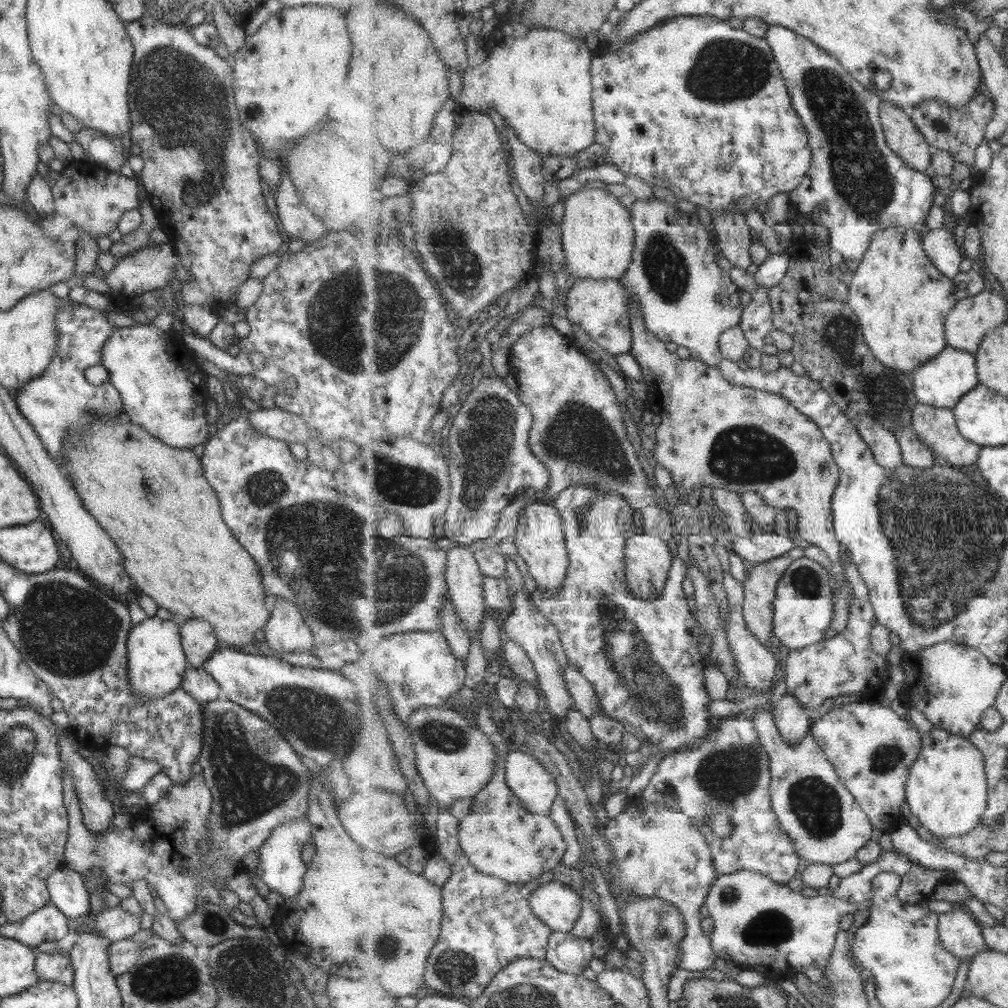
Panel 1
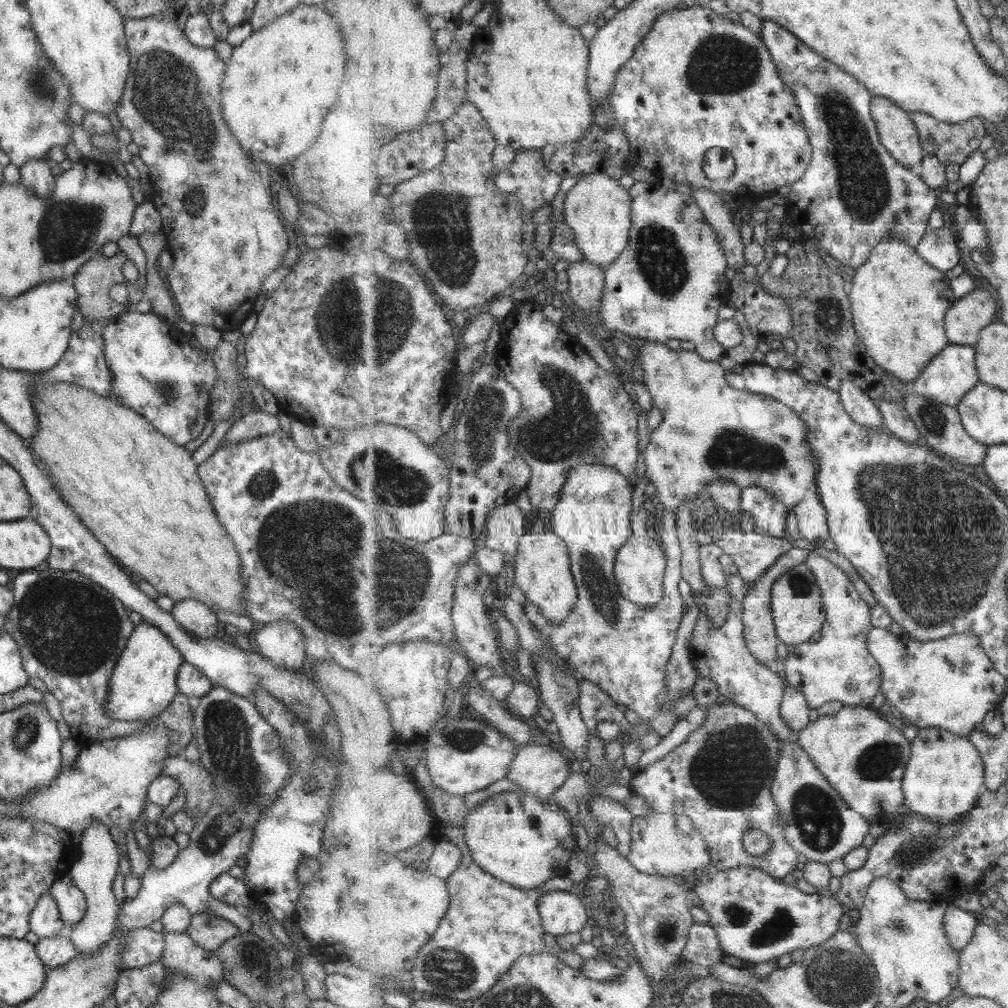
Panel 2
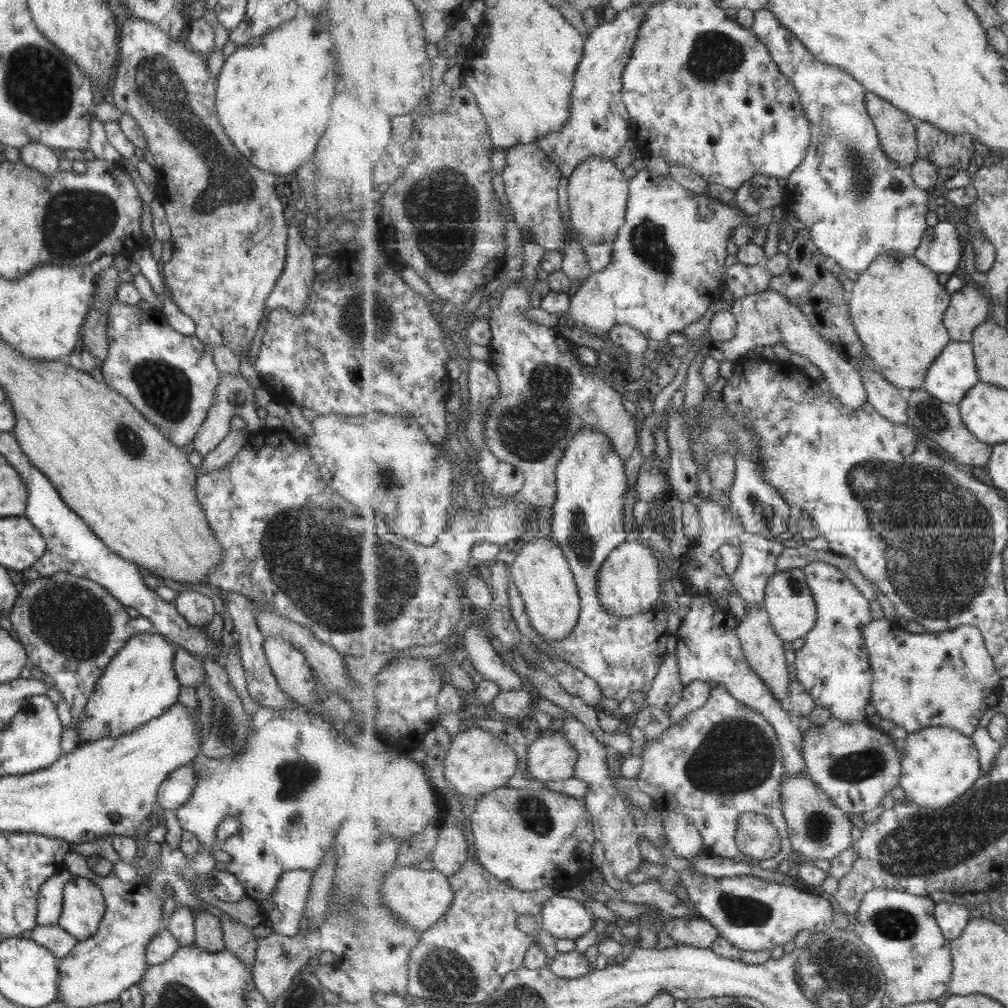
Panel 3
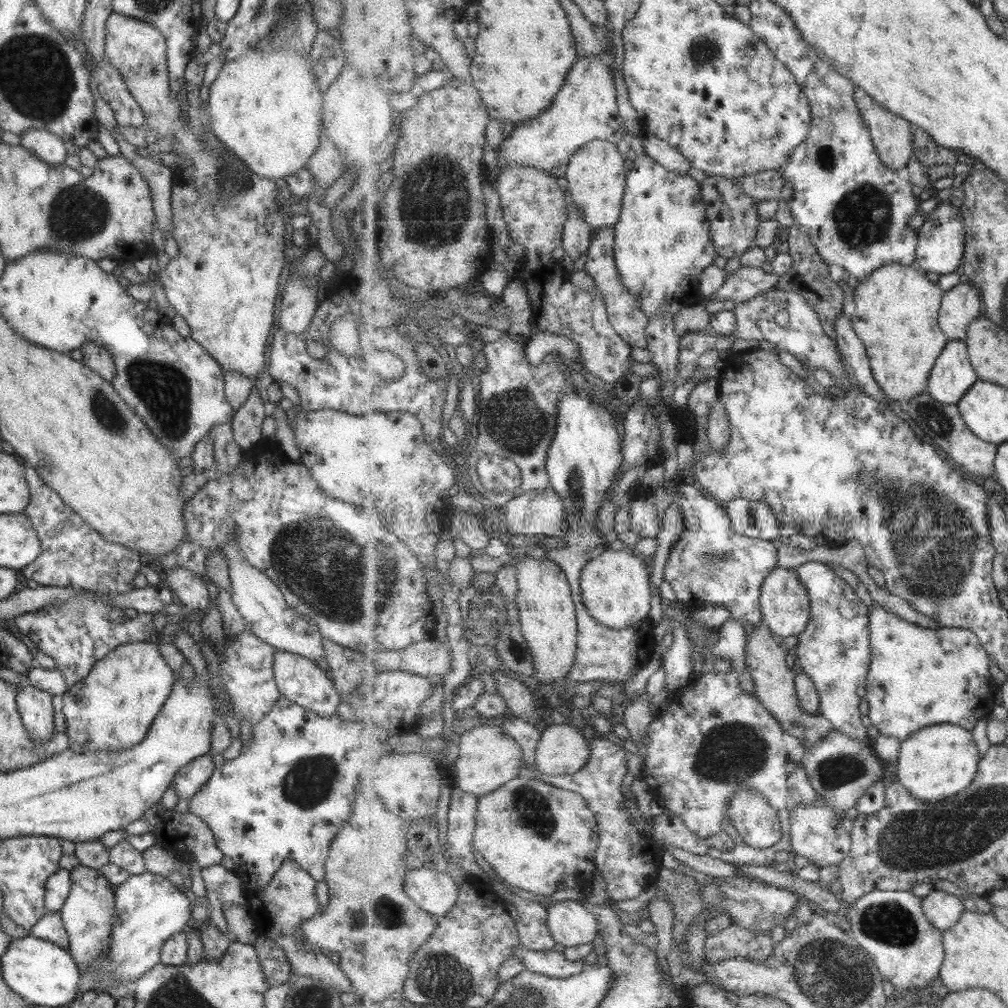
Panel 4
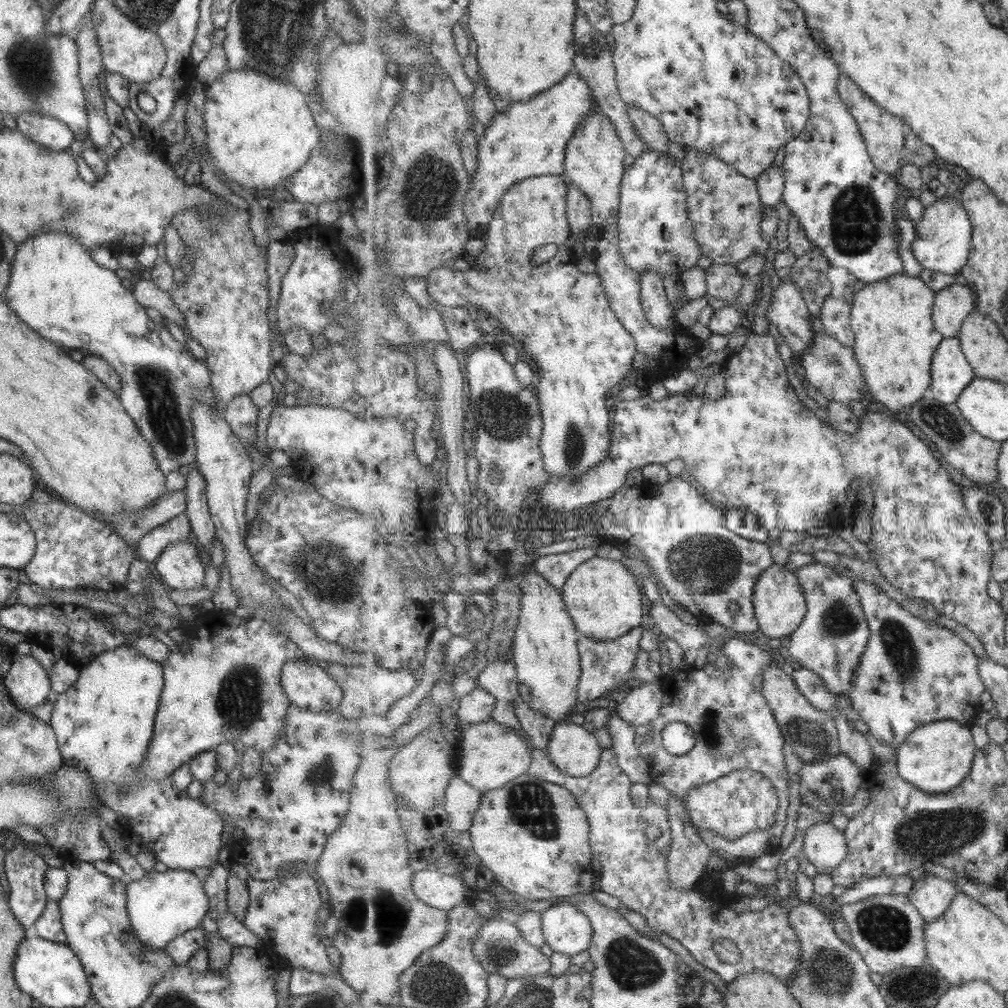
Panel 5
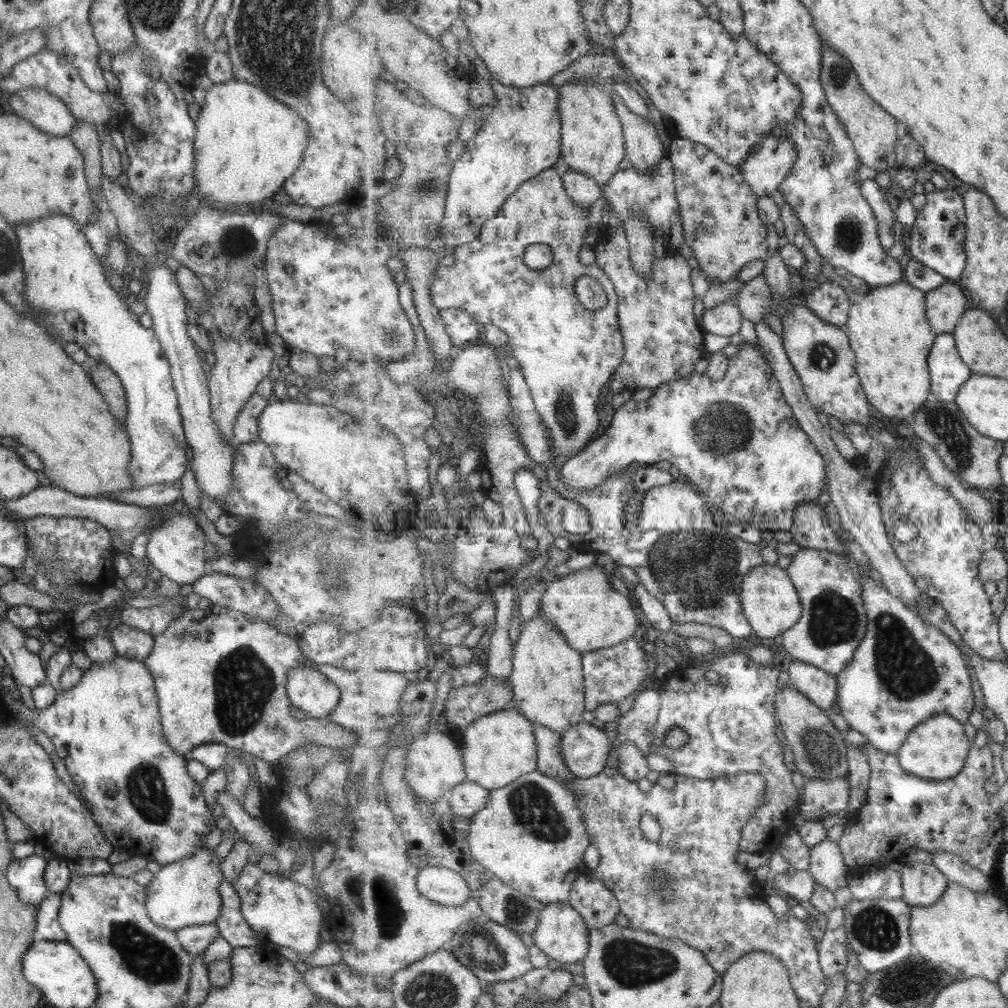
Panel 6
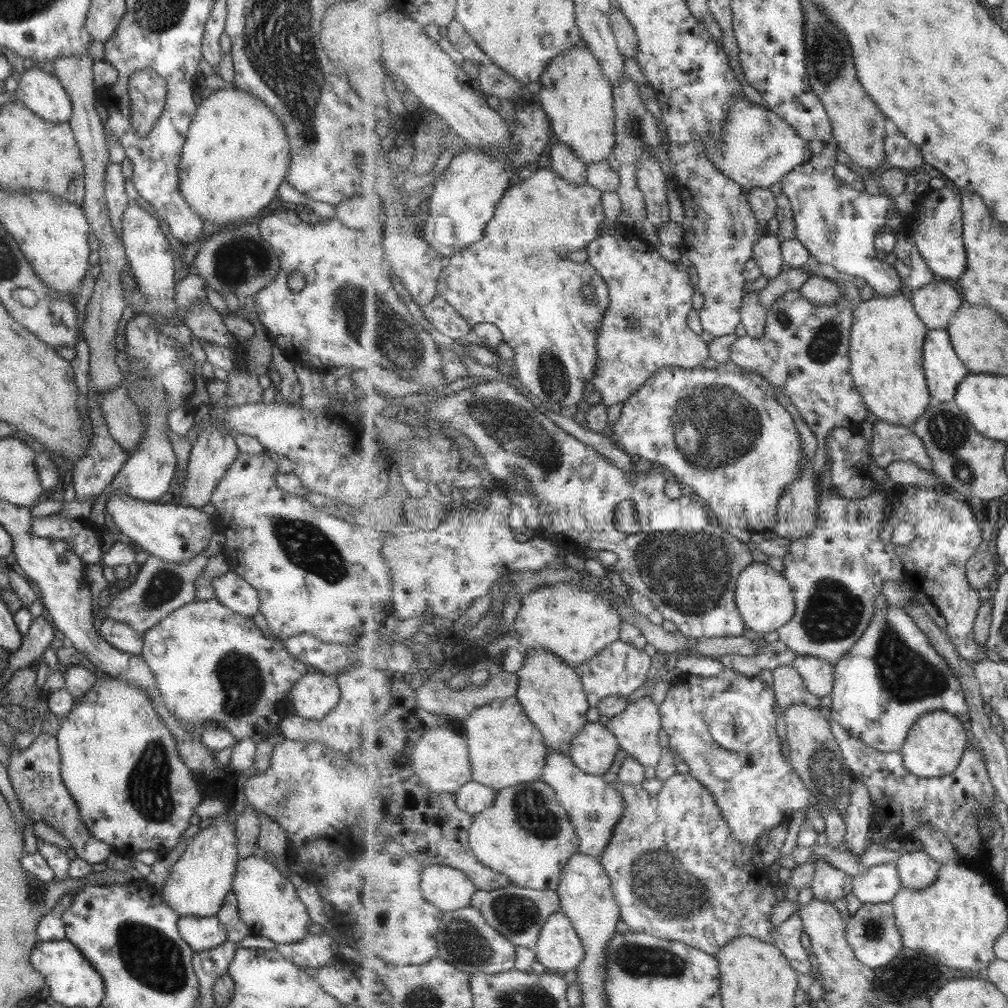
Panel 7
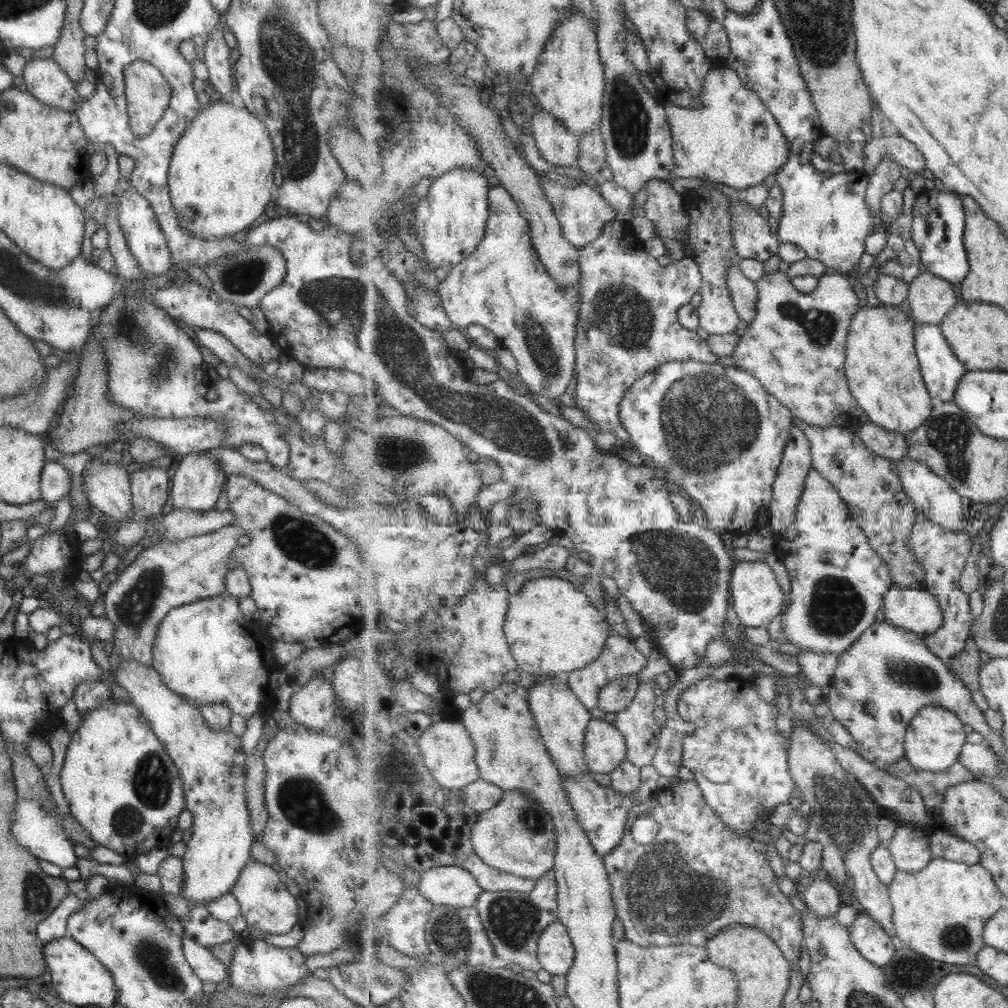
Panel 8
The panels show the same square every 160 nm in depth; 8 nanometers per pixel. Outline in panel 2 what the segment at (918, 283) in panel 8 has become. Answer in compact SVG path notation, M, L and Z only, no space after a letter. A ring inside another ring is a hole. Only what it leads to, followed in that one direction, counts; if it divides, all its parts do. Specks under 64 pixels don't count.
M974 290L967 296L956 299L946 314L946 333L950 342L956 345L969 345L975 347L980 341L982 330L997 321L997 300L985 292Z

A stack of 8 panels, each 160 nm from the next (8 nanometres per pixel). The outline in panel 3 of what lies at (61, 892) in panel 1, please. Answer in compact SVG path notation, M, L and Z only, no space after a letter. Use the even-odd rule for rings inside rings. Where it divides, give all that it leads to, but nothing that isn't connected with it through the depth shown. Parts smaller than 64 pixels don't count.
M73 876L62 888L62 912L57 926L76 942L83 941L95 934L104 911L100 888L84 877Z

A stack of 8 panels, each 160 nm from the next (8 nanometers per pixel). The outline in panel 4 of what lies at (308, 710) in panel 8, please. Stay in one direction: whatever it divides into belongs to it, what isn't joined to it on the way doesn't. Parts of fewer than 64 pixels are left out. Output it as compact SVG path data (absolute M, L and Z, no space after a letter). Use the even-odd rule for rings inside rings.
M278 650L273 655L272 667L274 681L281 697L319 716L329 717L336 714L341 696L334 689L332 680L327 678L327 674L319 669L313 661L298 654Z

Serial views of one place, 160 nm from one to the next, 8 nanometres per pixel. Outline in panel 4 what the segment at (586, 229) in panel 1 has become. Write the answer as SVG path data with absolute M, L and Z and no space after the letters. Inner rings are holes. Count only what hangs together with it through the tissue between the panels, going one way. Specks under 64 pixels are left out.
M608 140L591 141L583 145L571 157L565 178L569 181L568 196L582 212L584 219L596 232L615 226L622 216L622 204L626 193L627 168L617 145Z

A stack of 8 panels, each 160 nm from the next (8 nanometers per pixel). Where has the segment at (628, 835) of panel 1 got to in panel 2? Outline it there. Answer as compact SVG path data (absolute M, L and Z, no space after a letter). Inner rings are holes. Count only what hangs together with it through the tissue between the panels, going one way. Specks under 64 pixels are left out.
M657 811L644 817L634 817L632 847L628 859L641 872L652 875L661 873L689 883L692 886L690 892L694 891L698 880L709 872L712 864L710 846L691 818L683 814ZM705 923L703 926L693 925L681 961L689 962L689 964L699 964L699 966L712 969L713 965L717 965L724 958L725 953L720 946L718 935L710 924Z

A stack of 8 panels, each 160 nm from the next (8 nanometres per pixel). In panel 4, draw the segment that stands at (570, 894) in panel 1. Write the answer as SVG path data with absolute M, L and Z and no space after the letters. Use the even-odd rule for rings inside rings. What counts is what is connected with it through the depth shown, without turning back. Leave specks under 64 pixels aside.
M557 901L548 908L551 935L564 948L595 943L599 928L596 917L581 901Z

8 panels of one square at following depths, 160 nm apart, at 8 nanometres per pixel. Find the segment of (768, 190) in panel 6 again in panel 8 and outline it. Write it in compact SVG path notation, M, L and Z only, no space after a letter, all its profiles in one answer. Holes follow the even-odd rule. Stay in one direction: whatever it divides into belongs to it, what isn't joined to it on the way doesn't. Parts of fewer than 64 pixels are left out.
M731 67L714 68L706 76L706 89L700 98L700 105L692 109L681 105L666 104L666 113L674 137L674 172L669 181L675 178L697 178L720 182L743 193L749 186L763 182L767 176L776 175L779 169L790 160L790 141L783 134L782 126L774 117L763 99L746 88L742 78Z

